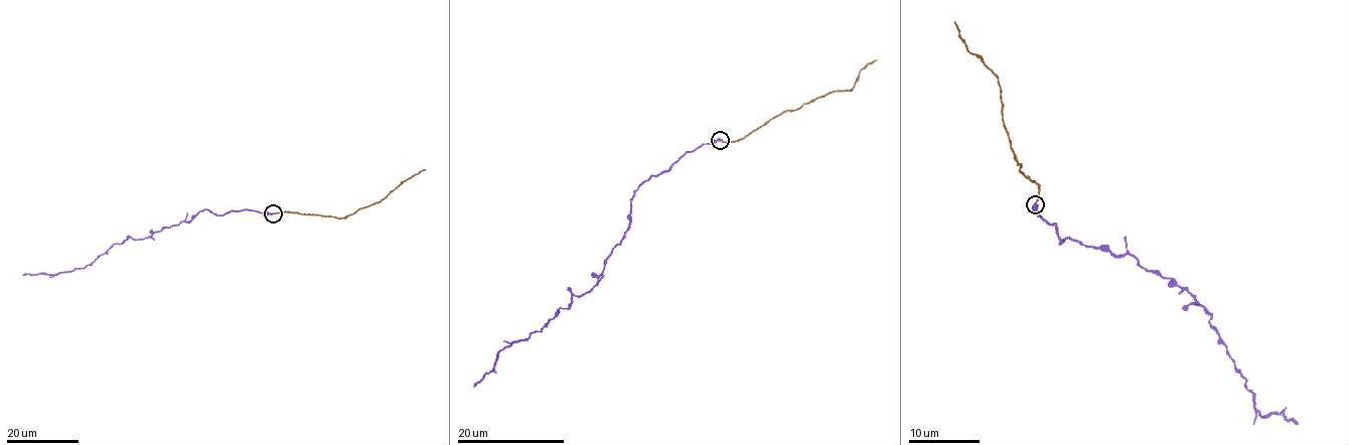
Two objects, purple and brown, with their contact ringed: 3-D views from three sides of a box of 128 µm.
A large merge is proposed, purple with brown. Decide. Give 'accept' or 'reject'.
accept

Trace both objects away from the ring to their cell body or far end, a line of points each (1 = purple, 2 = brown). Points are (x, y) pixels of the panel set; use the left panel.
1: (273, 213), (250, 209), (216, 214), (204, 209), (187, 223), (115, 243), (83, 268), (22, 275)
2: (273, 213), (290, 211), (344, 218), (378, 203), (401, 182), (426, 169)

